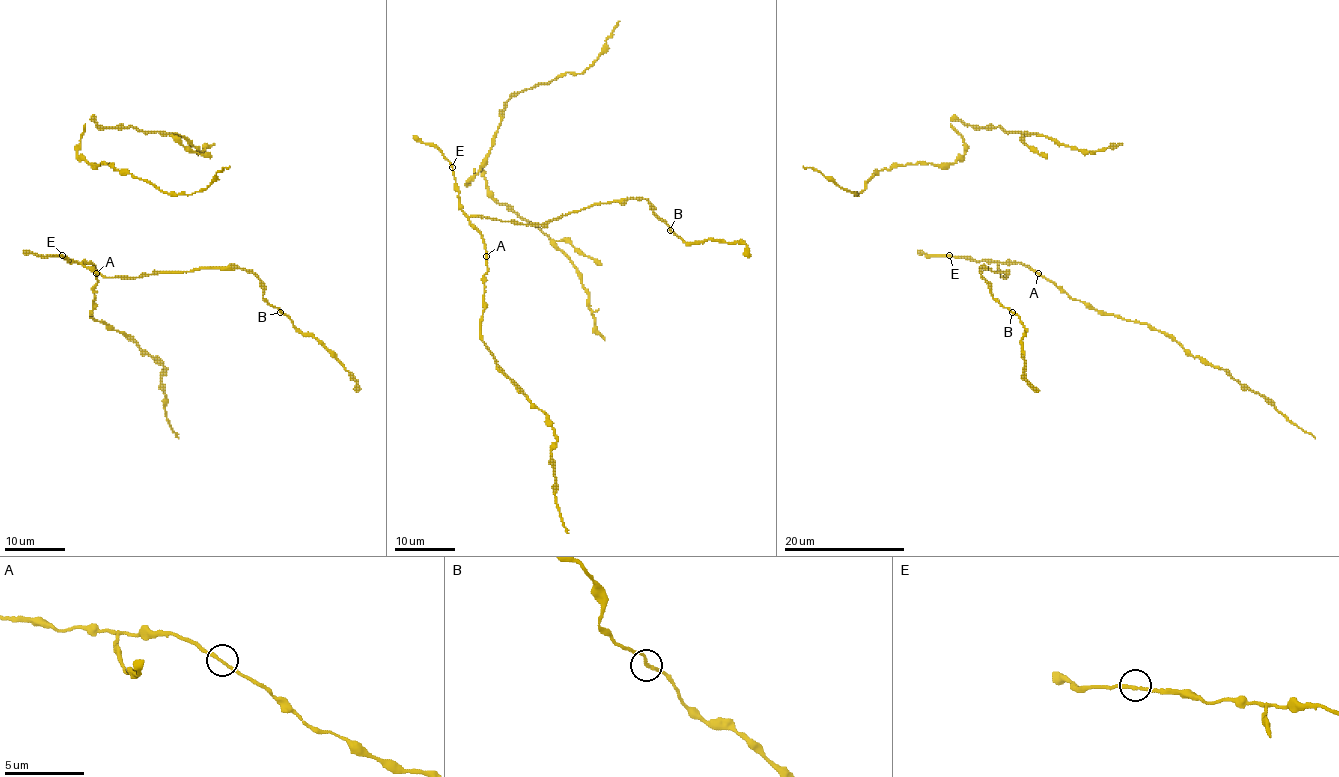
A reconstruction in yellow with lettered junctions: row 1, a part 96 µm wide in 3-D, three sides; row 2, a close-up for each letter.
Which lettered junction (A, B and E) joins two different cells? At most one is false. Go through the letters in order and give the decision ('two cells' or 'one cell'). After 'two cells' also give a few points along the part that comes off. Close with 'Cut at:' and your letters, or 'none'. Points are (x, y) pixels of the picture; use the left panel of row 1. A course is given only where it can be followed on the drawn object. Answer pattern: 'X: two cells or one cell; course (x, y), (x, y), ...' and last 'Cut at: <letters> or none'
A: one cell
B: one cell
E: one cell
Cut at: none

